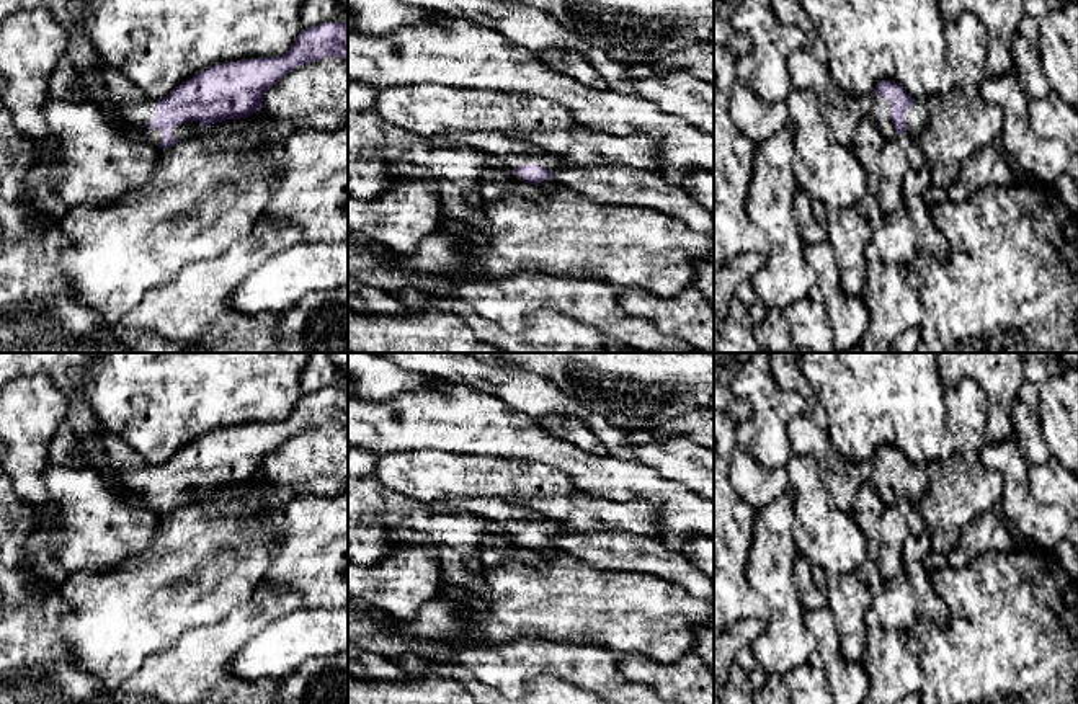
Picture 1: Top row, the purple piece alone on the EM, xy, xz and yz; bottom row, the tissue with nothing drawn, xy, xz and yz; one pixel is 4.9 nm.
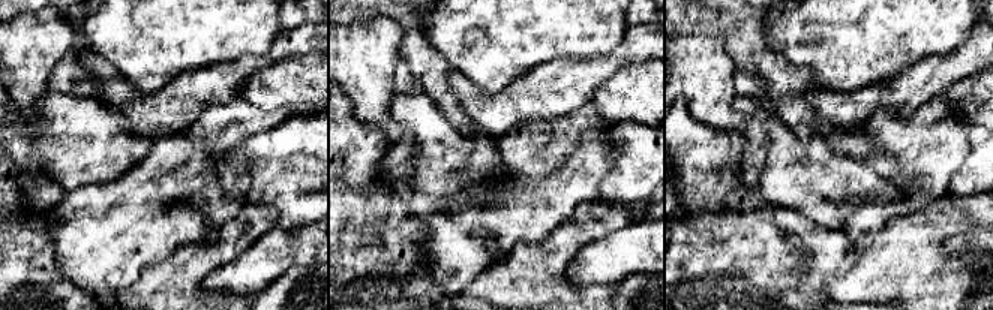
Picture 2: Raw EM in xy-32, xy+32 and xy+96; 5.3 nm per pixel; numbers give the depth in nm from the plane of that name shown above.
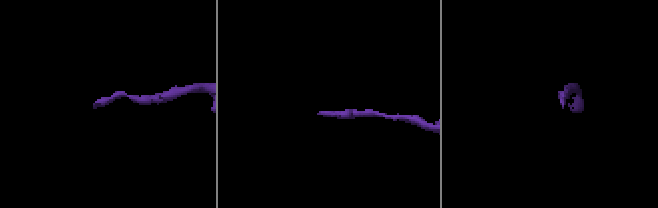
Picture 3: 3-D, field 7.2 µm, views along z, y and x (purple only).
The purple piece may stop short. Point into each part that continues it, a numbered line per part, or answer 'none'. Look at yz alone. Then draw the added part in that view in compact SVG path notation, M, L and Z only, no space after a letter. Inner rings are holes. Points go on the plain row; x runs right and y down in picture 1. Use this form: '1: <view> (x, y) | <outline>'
1: yz (881, 476) | M872 457L872 461L874 461L874 469L869 477L871 483L875 487L879 497L882 498L887 508L897 505L898 500L890 485L890 470L875 457Z

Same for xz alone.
1: xz (512, 518) | M500 497L444 498L431 501L430 508L446 513L472 513L485 519L493 519L501 531L510 536L536 529L546 536L555 537L567 531L565 526L544 518L536 510L508 503Z

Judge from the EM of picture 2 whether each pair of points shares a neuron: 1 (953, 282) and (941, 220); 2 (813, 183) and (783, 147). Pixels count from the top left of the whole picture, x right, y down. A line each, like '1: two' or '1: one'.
1: one
2: one

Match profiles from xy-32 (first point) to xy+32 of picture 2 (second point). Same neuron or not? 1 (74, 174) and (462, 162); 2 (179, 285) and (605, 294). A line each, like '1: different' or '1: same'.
1: same
2: same

